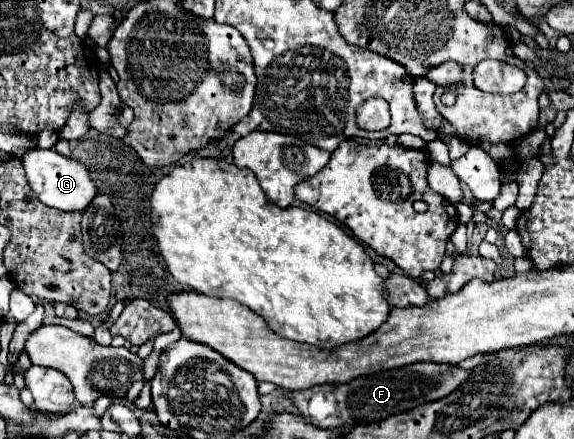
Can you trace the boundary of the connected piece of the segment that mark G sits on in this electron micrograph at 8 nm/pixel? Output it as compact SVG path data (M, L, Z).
M30 150L28 154L24 154L22 158L28 182L32 186L32 190L38 194L38 198L52 208L58 208L62 212L84 212L86 206L90 206L90 202L94 200L94 196L98 194L90 172L72 158L60 156L56 150Z

